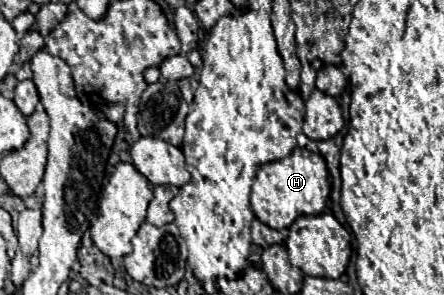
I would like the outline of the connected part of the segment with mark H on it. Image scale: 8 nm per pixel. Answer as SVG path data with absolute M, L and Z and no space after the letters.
M295 148L283 160L267 162L257 170L251 190L251 210L263 224L281 230L289 228L299 216L313 216L323 212L329 192L331 184L325 160L317 152L311 152L307 148Z

